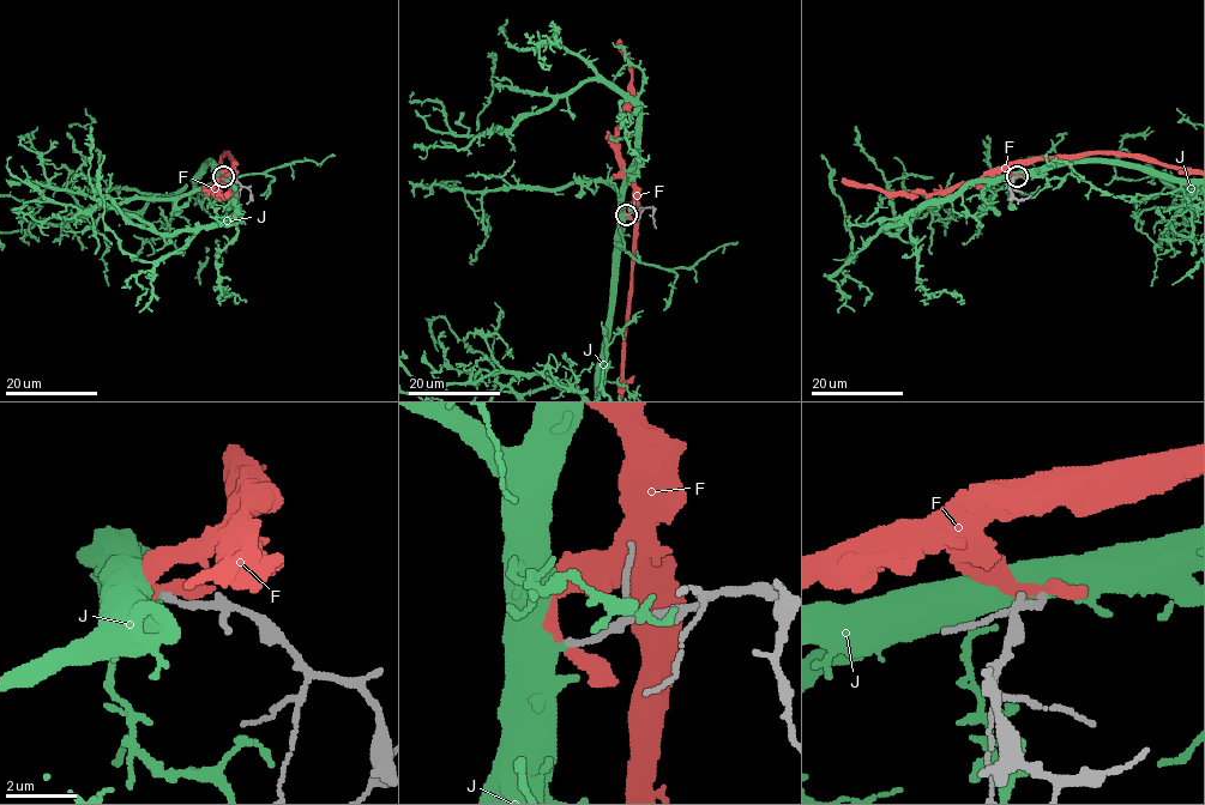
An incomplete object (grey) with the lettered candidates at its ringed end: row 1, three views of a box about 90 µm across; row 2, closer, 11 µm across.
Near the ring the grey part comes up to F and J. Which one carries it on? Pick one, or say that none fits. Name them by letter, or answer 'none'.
J

